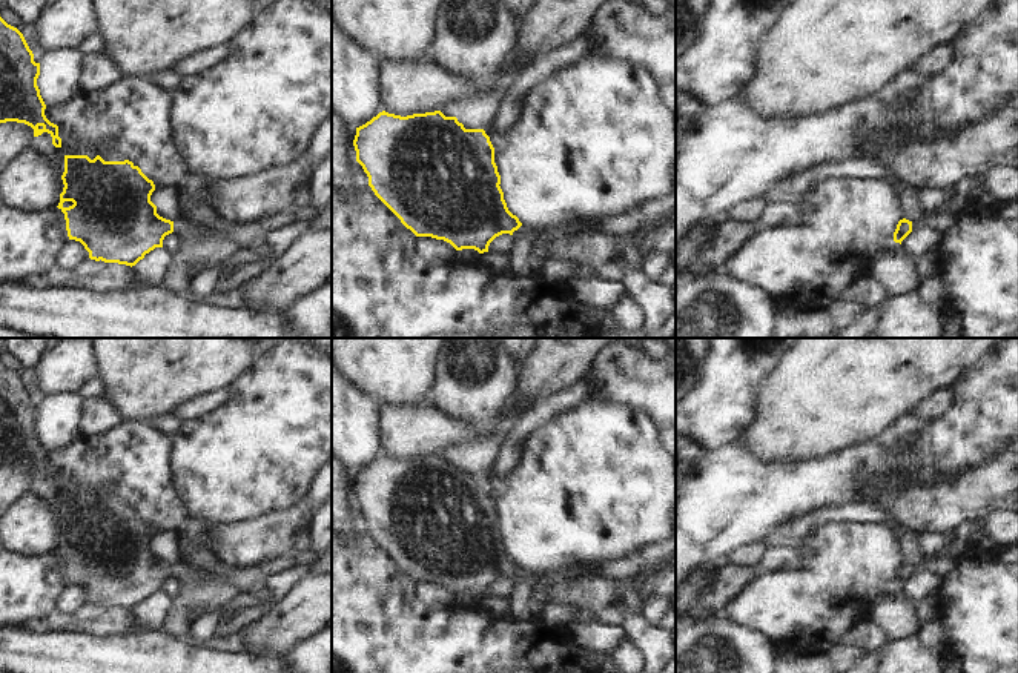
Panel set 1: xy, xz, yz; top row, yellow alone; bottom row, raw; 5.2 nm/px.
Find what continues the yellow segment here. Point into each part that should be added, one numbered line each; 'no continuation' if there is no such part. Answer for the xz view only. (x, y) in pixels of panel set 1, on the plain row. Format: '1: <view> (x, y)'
1: xz (594, 595)

